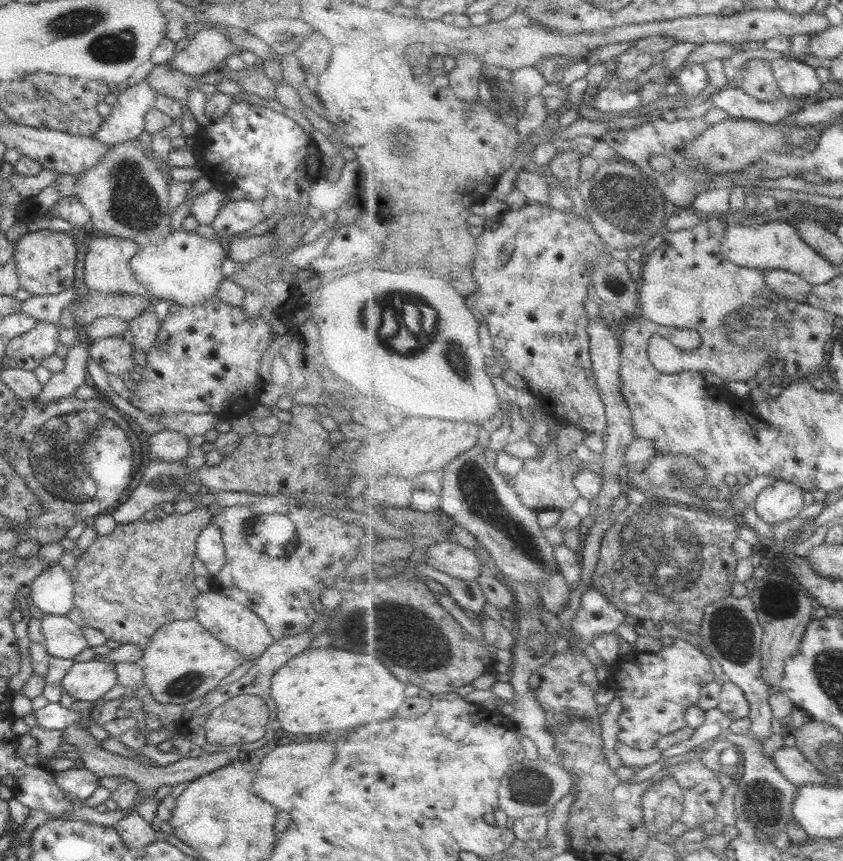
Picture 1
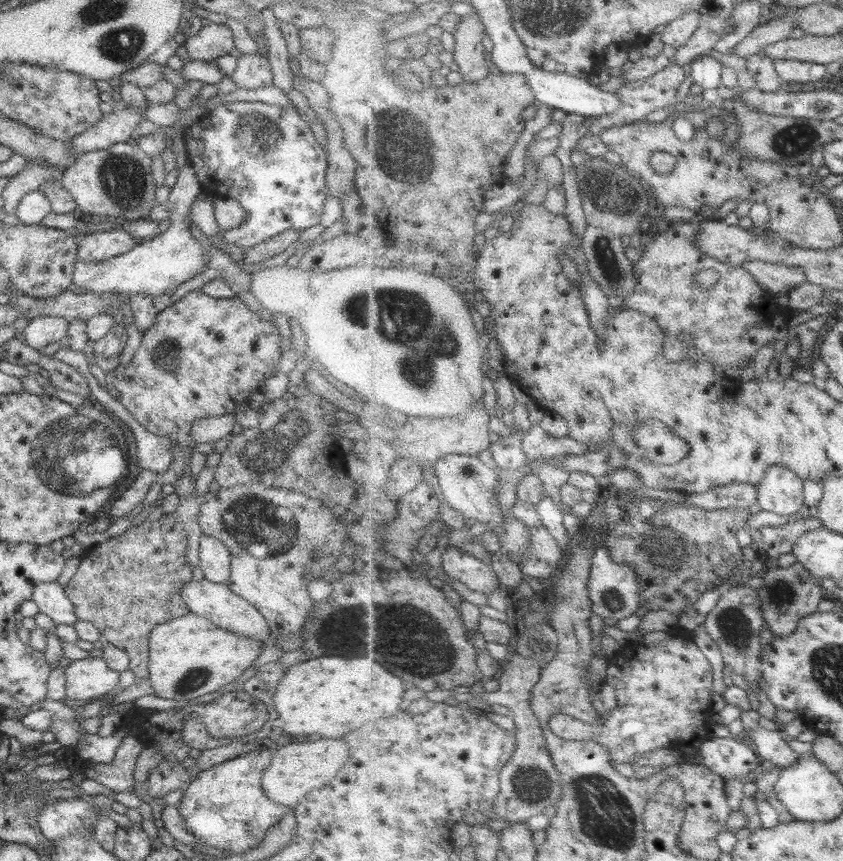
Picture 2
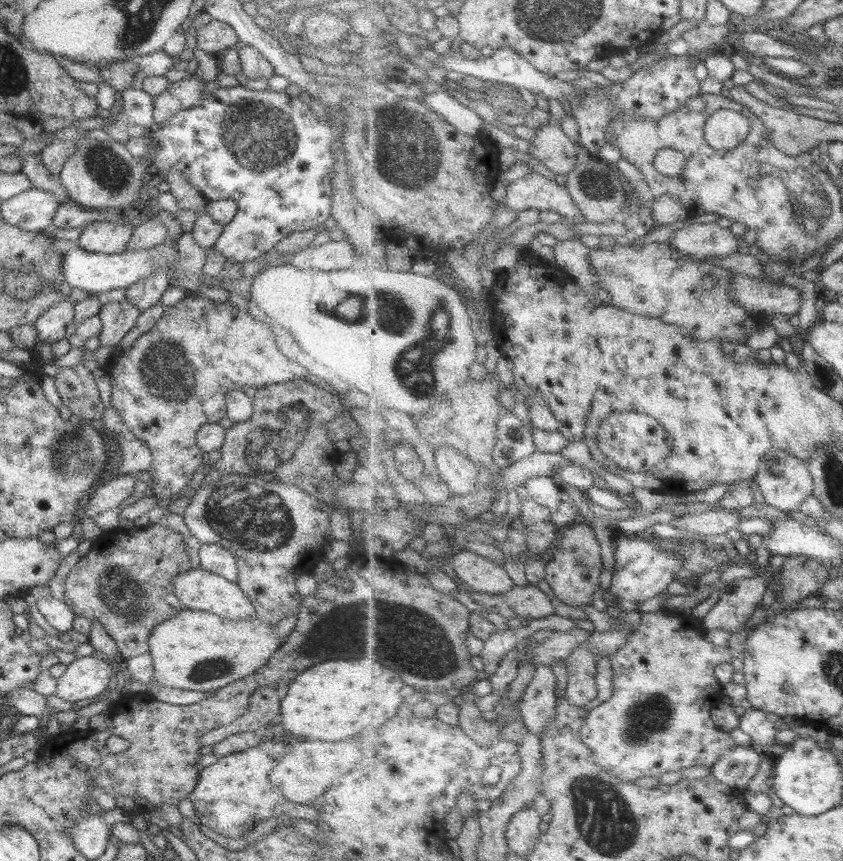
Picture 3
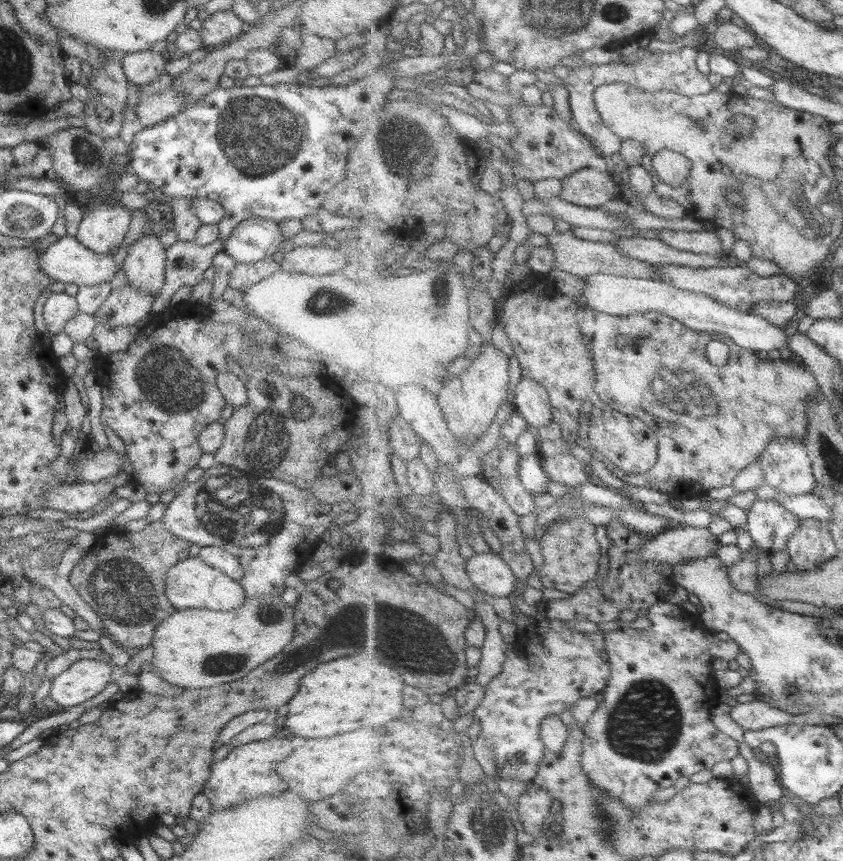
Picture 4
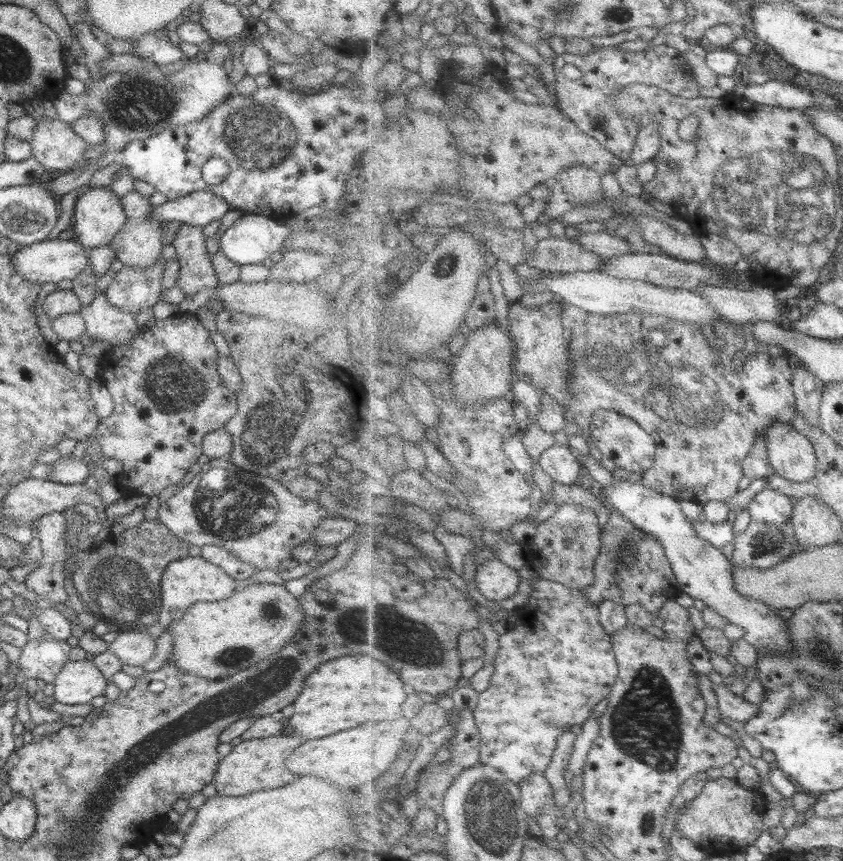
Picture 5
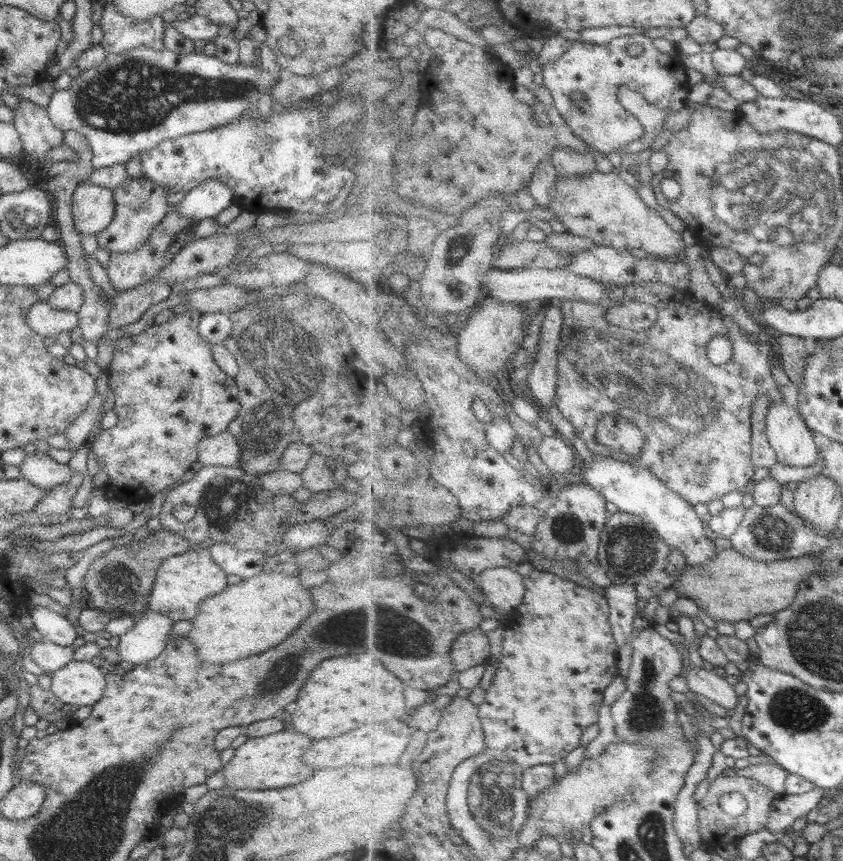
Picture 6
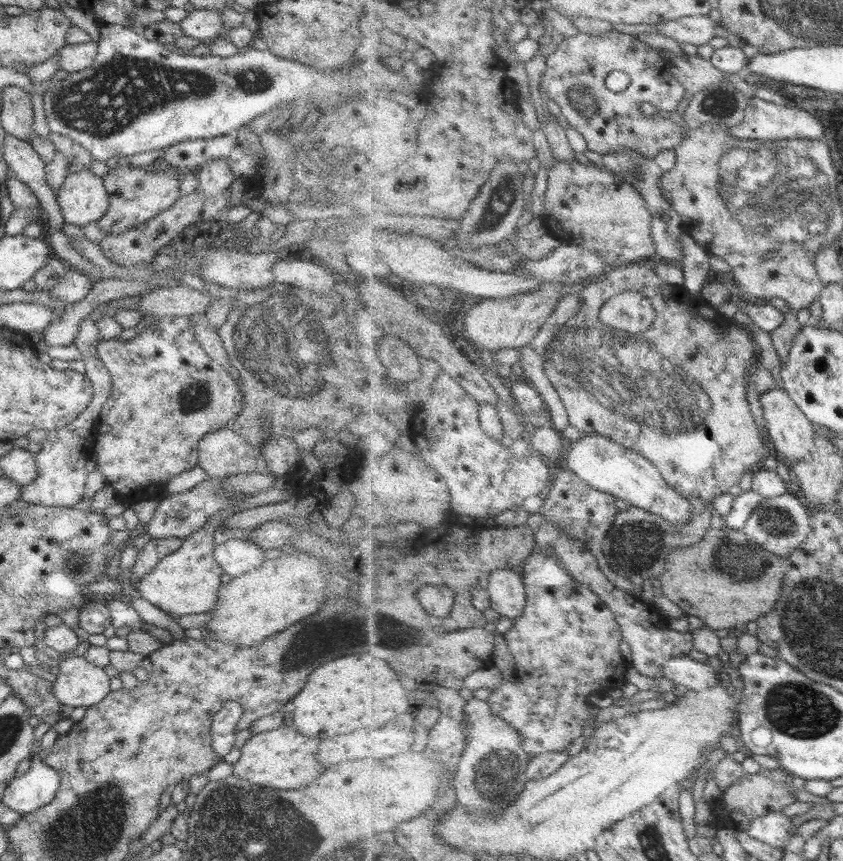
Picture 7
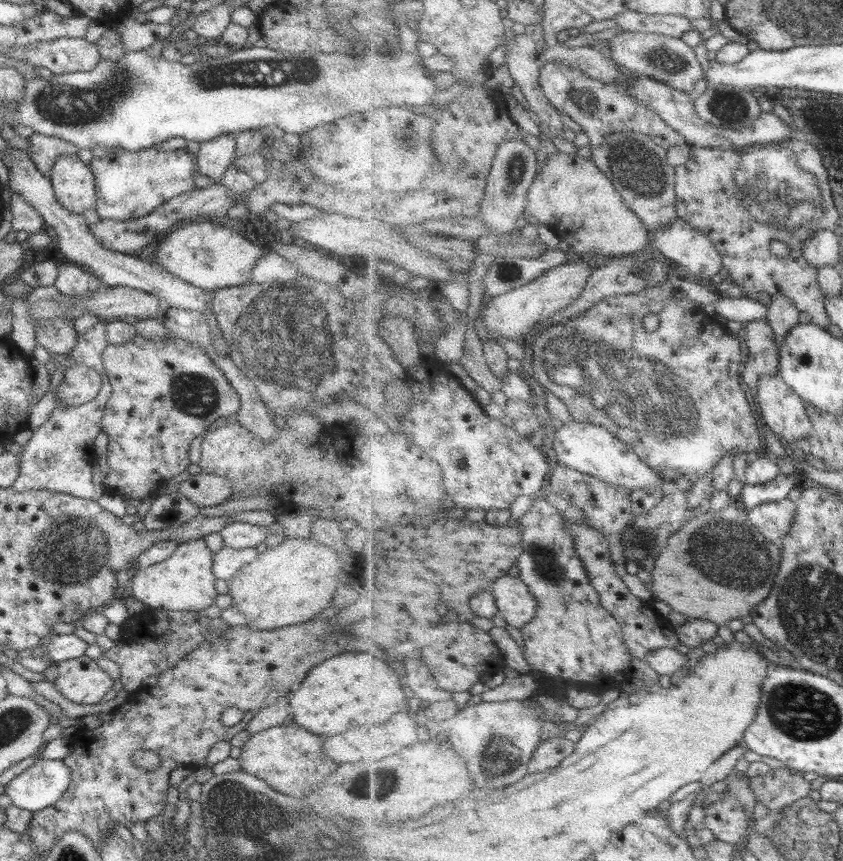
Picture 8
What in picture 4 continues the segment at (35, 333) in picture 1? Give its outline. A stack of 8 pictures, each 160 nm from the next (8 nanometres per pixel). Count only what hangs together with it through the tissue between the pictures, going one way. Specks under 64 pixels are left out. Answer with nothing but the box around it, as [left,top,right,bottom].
[44,292,79,335]

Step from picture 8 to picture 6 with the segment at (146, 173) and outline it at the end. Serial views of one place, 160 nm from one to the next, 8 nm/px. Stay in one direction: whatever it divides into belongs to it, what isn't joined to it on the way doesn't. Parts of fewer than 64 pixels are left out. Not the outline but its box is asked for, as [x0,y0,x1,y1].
[97,176,171,254]

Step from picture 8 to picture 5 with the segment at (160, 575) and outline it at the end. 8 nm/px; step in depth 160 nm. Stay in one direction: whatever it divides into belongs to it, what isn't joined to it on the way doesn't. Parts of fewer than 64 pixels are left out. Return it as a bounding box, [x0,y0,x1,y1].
[146,556,238,641]

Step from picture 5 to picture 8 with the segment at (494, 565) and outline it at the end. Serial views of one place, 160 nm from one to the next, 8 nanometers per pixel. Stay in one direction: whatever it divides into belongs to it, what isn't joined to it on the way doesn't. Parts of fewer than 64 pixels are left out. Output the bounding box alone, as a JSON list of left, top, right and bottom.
[493,576,539,628]

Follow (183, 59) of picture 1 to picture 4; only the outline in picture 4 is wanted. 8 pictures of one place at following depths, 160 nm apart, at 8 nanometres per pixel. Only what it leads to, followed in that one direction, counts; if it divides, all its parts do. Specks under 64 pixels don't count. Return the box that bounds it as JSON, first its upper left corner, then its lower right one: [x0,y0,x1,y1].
[199,10,246,49]

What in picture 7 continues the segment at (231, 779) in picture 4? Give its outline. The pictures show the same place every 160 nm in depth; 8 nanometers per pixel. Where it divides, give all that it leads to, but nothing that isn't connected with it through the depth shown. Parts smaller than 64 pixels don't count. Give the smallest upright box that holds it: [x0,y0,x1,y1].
[233,726,326,790]

